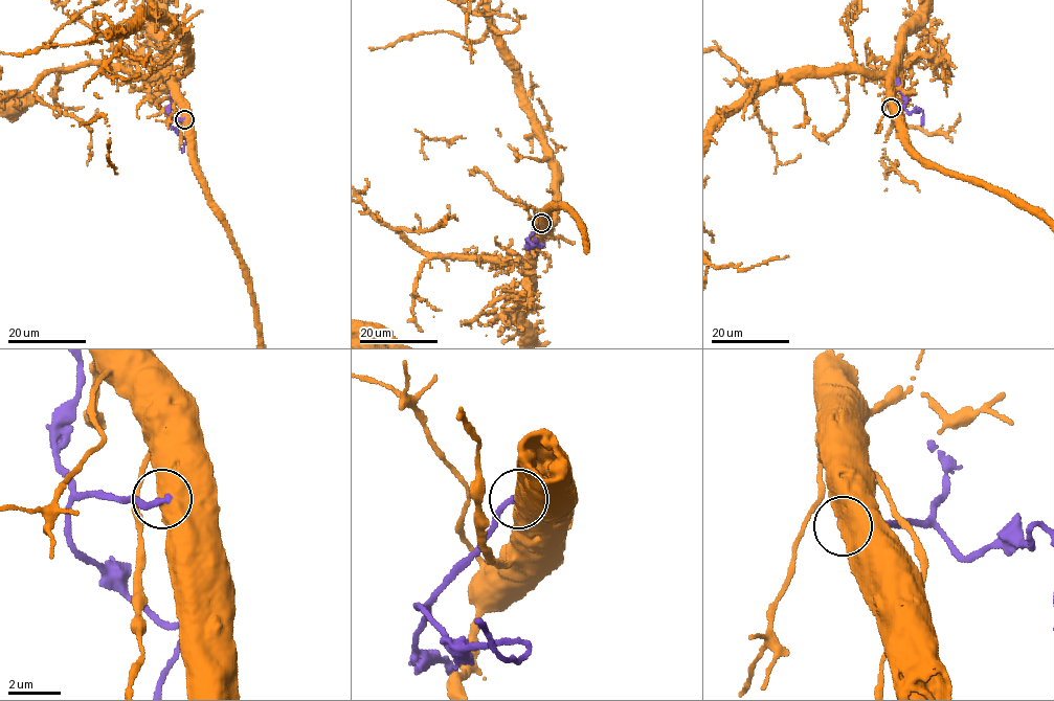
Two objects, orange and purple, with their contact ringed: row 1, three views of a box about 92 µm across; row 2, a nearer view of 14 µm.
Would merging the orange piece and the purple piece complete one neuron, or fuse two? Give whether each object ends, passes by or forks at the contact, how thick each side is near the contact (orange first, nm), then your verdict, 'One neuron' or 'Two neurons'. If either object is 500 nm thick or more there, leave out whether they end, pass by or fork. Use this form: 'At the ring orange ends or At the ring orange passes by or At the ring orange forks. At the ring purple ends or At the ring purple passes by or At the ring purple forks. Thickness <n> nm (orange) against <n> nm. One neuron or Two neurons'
Thickness 1050 nm (orange) against 240 nm. Two neurons

